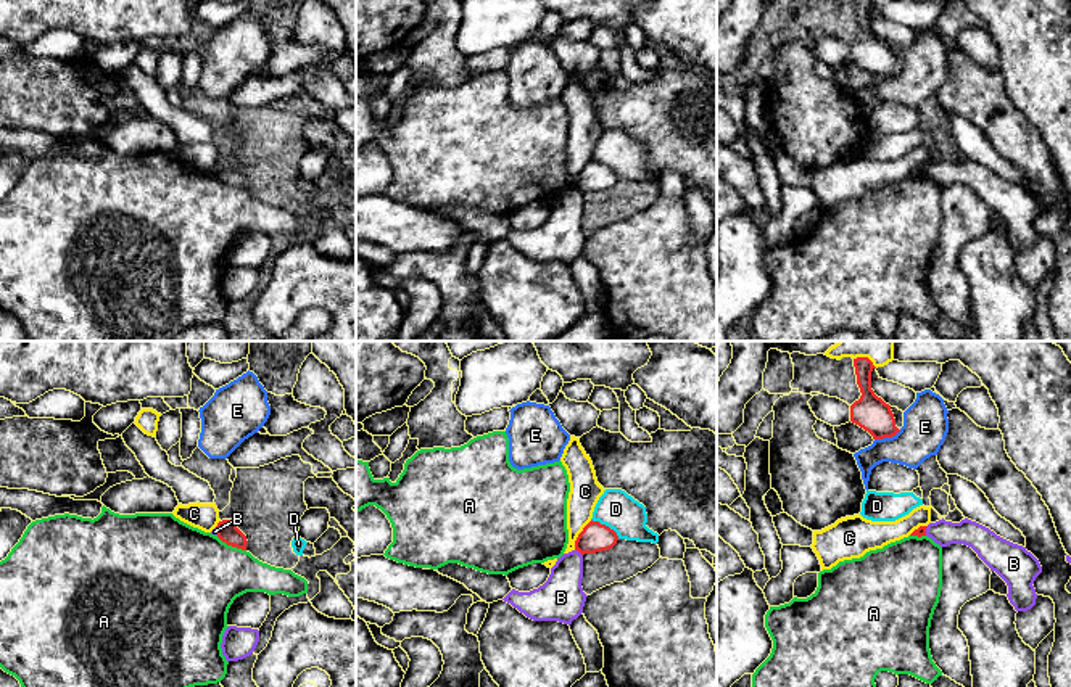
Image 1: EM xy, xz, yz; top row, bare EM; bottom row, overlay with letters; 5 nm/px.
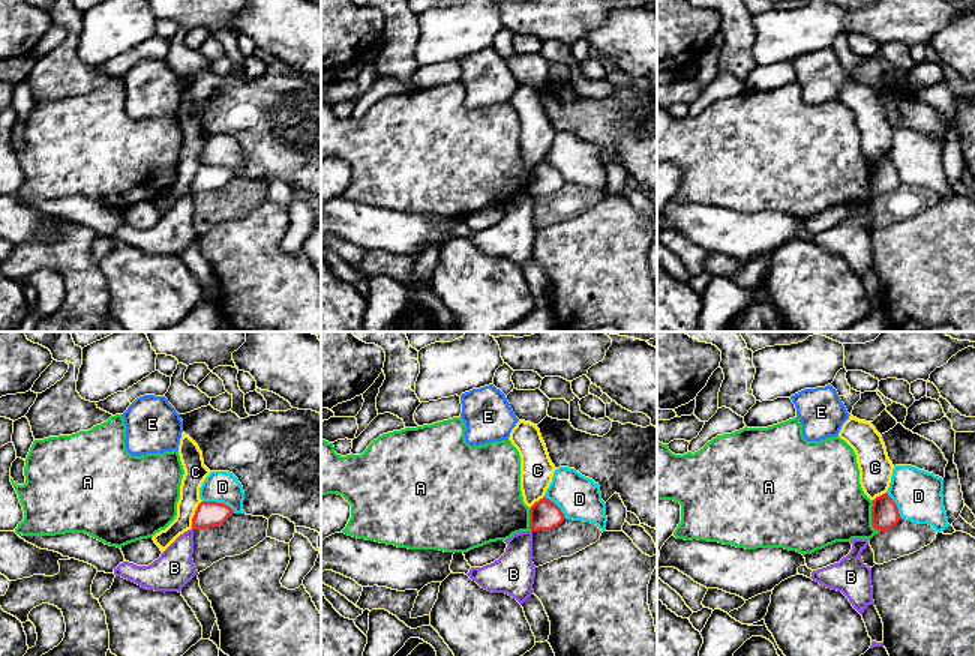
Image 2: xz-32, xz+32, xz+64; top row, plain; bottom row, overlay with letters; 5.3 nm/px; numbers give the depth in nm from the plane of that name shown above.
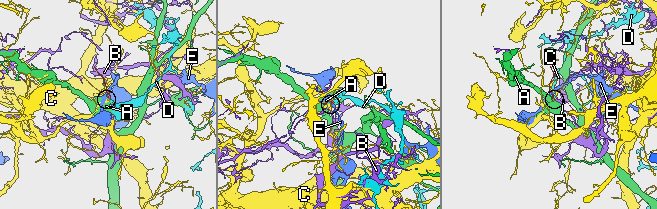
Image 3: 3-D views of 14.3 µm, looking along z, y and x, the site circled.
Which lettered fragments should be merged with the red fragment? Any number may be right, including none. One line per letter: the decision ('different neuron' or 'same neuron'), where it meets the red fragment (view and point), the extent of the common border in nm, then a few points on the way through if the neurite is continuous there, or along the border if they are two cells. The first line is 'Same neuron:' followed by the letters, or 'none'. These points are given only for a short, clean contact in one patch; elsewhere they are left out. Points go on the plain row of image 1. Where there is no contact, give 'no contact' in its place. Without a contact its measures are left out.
Same neuron: none
A: different neuron; meets red in xy at (231, 184); contact 170 nm long; border along xy (216, 176), (245, 190)
B: different neuron; meets red in xz at (578, 190); contact 50 nm long; border along xz (575, 189), (582, 195)
C: different neuron; meets red in xz at (578, 174); contact 180 nm long
D: different neuron; meets red in xz at (604, 164); contact 170 nm long; border along xz (591, 158), (607, 164), (619, 177)
E: different neuron; meets red in yz at (888, 76); contact 140 nm long; border along yz (901, 69), (891, 76), (875, 79)

